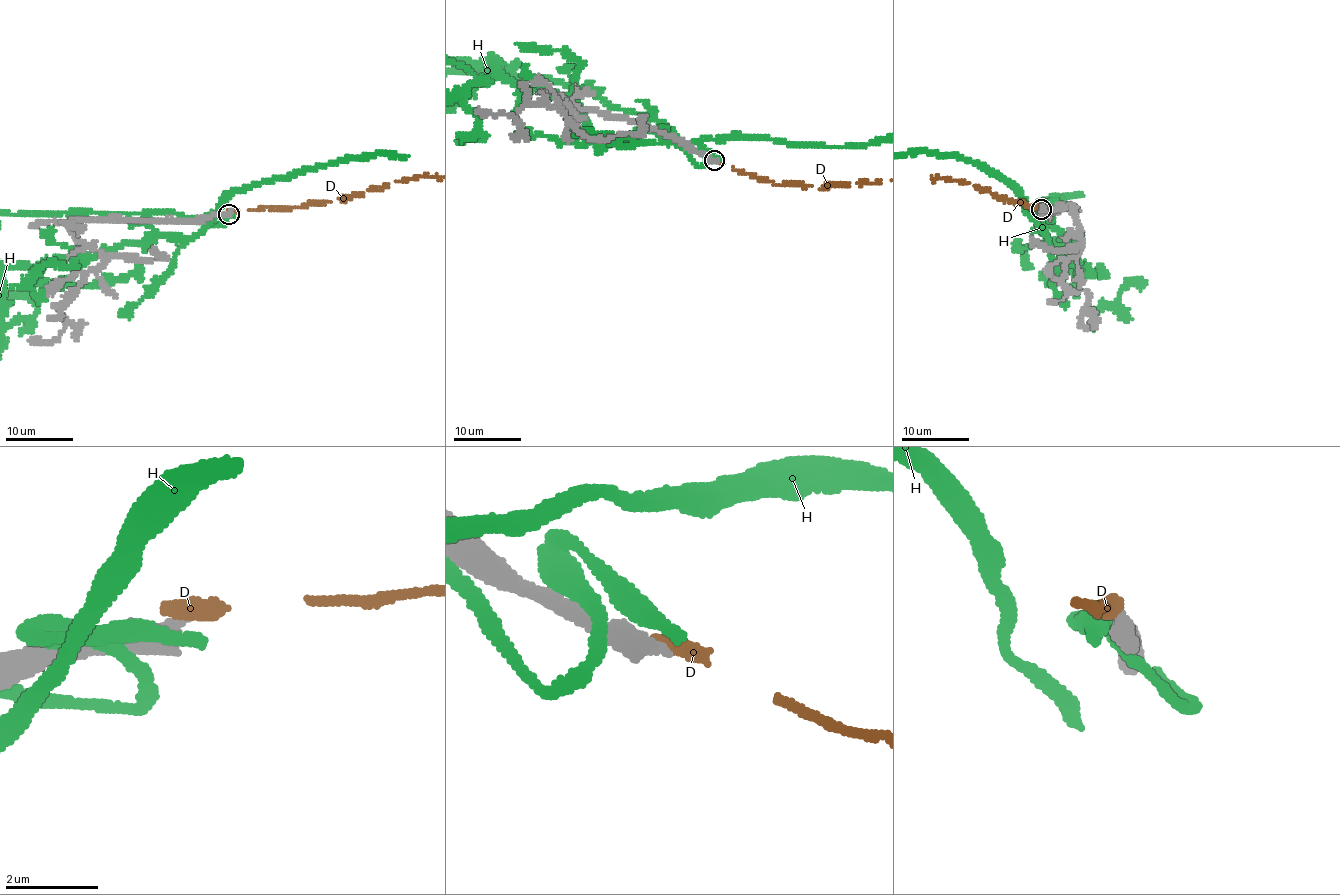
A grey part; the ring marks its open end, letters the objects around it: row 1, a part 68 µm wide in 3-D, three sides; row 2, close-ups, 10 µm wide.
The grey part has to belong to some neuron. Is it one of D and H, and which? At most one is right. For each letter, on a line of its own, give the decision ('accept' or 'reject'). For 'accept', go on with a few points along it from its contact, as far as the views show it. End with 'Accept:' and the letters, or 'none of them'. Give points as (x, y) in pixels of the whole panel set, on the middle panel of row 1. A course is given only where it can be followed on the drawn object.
D: reject
H: reject
Accept: none of them

